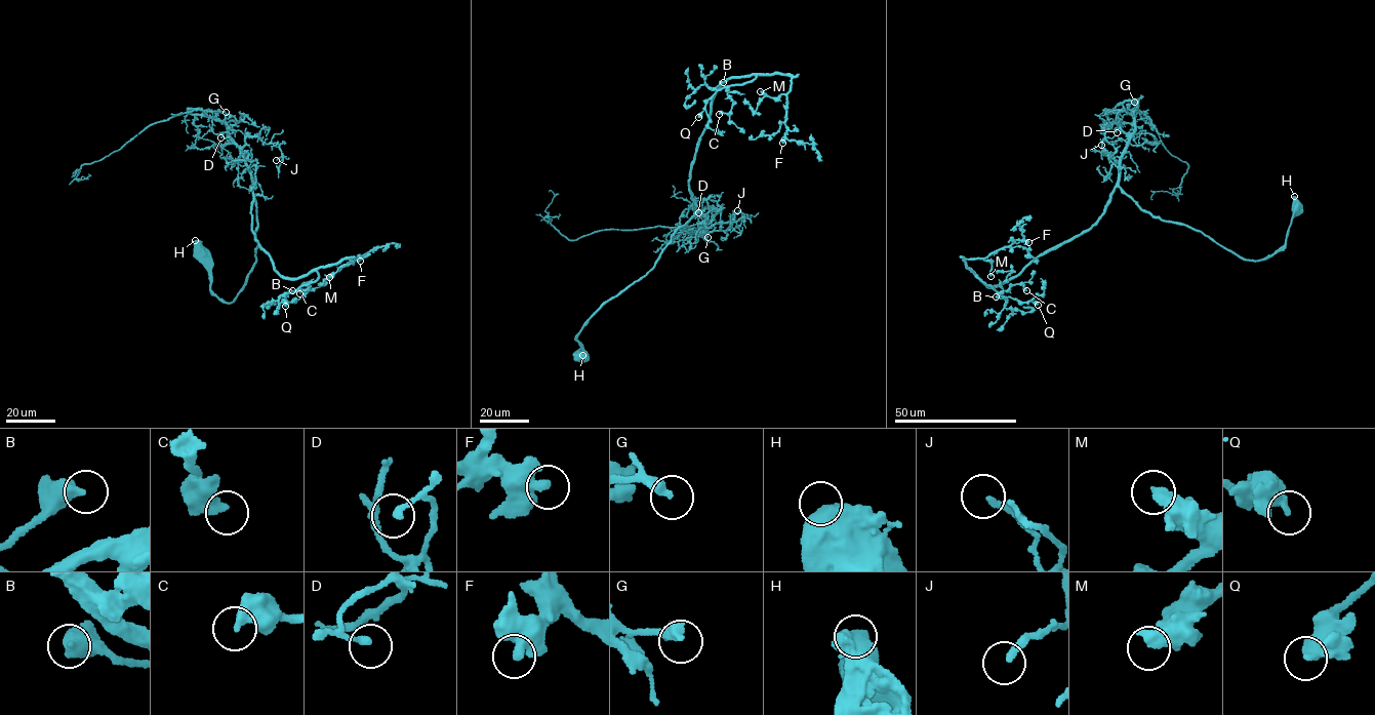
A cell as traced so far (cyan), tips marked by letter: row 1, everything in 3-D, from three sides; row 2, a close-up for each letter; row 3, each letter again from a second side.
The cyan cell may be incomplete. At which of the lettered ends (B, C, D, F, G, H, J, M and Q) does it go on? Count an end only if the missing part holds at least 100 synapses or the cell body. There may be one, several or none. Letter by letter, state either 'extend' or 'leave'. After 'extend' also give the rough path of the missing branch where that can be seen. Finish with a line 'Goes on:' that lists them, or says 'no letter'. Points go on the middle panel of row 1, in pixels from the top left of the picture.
B: leave
C: leave
D: leave
F: leave
G: leave
H: leave
J: leave
M: leave
Q: leave
Goes on: no letter

